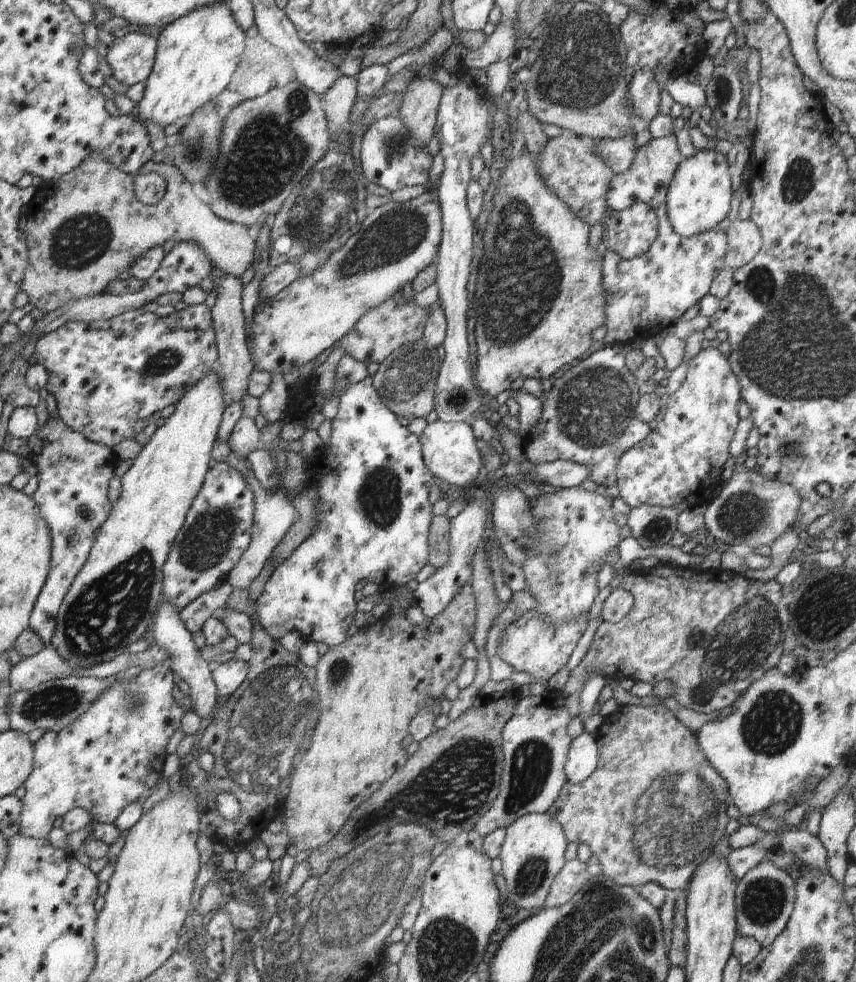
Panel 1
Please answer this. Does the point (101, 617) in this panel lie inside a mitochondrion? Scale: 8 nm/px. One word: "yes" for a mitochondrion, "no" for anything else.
yes

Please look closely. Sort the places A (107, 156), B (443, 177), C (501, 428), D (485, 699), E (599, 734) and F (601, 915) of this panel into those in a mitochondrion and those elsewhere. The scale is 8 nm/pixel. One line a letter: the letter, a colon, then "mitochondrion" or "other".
A: other
B: other
C: other
D: other
E: other
F: mitochondrion

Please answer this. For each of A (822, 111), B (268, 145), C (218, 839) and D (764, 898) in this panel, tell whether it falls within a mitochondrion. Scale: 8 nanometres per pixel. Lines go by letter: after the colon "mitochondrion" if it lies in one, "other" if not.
A: other
B: mitochondrion
C: other
D: mitochondrion

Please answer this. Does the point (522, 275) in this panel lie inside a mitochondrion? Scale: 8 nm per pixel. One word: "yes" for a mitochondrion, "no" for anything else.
yes

